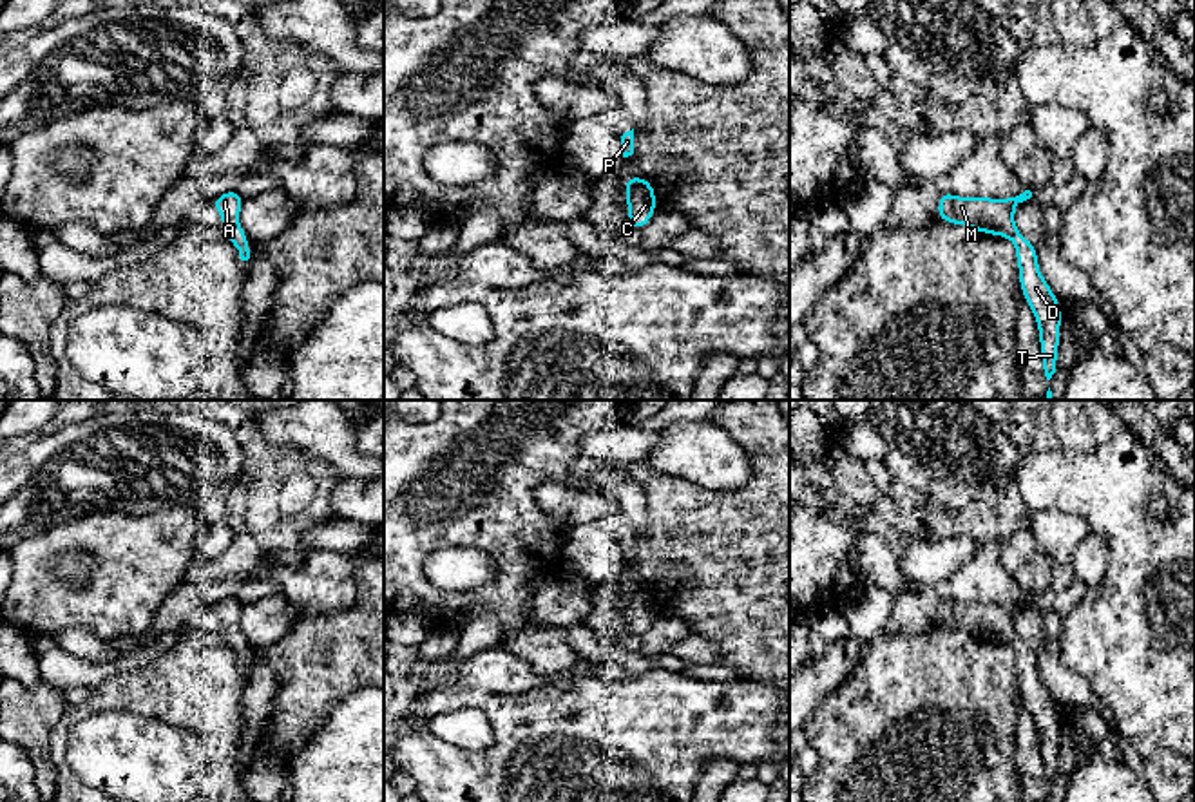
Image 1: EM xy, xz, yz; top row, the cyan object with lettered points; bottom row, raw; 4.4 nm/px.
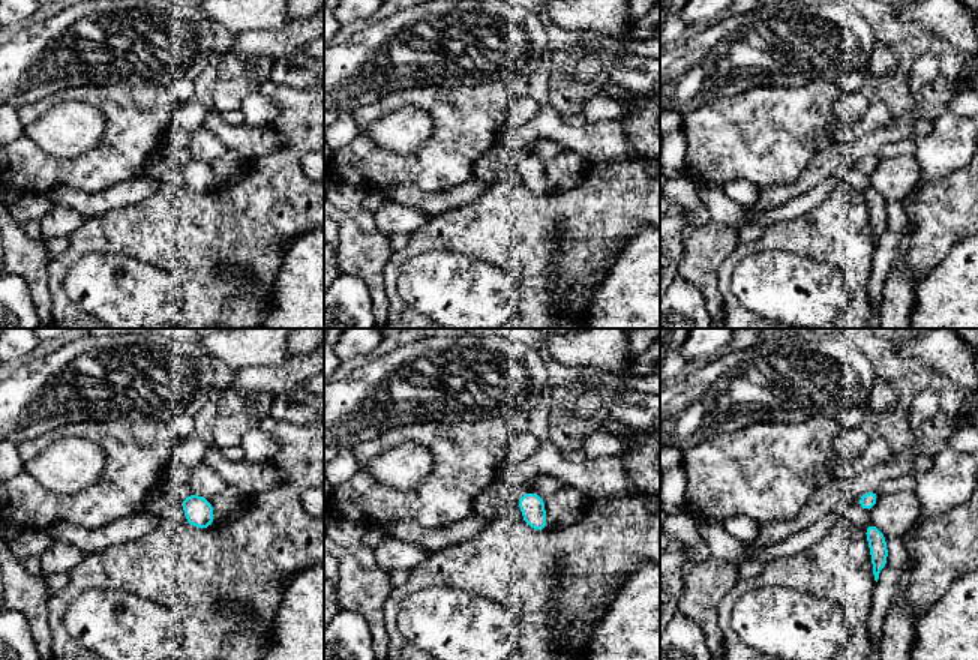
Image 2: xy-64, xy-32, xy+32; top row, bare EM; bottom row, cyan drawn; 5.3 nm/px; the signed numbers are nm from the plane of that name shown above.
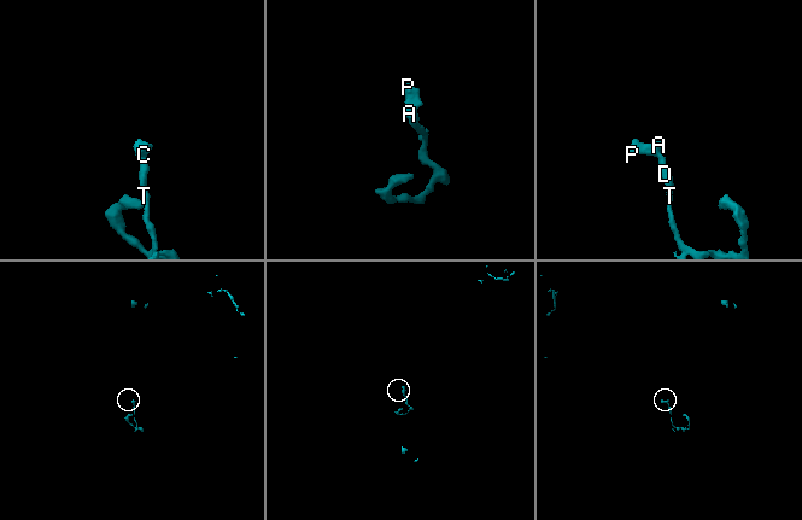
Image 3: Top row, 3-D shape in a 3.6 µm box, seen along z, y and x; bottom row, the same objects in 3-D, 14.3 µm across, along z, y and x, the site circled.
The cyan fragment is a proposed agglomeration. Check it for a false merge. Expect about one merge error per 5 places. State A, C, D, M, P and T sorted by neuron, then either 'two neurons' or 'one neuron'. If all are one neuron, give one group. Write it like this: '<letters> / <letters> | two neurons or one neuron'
A C D M P T | one neuron

